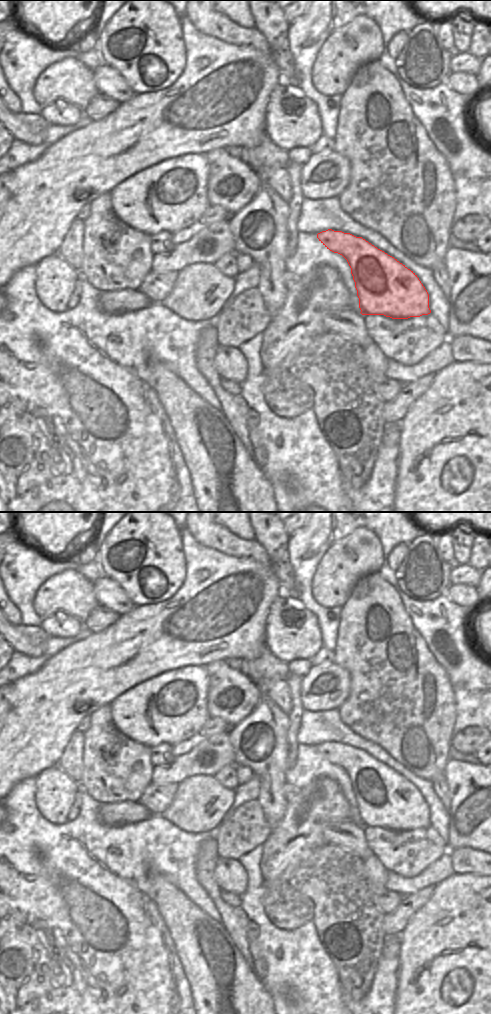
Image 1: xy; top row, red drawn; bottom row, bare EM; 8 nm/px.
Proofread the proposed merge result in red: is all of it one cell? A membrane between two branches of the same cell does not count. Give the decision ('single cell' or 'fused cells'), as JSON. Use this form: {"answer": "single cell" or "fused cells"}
{"answer": "single cell"}

